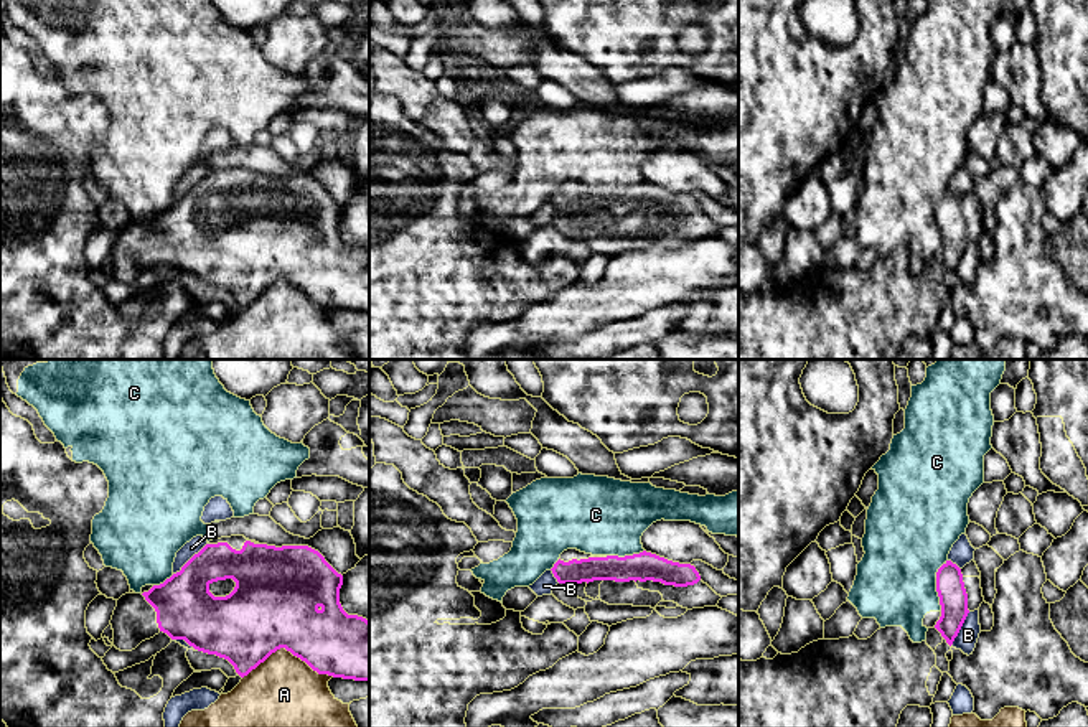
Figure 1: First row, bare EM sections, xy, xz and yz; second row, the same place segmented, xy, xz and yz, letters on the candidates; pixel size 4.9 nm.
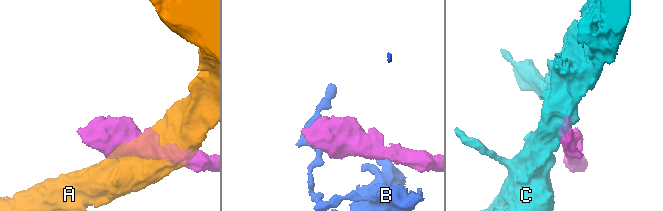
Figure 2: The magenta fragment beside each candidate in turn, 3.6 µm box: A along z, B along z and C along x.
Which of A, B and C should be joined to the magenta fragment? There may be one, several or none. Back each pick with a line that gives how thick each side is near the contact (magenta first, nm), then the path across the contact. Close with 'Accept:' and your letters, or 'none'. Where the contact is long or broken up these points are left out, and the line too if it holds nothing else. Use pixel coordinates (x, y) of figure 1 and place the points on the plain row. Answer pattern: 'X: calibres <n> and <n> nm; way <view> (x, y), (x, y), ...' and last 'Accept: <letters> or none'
Accept: none

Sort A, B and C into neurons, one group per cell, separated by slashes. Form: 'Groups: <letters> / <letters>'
Groups: A / B / C

